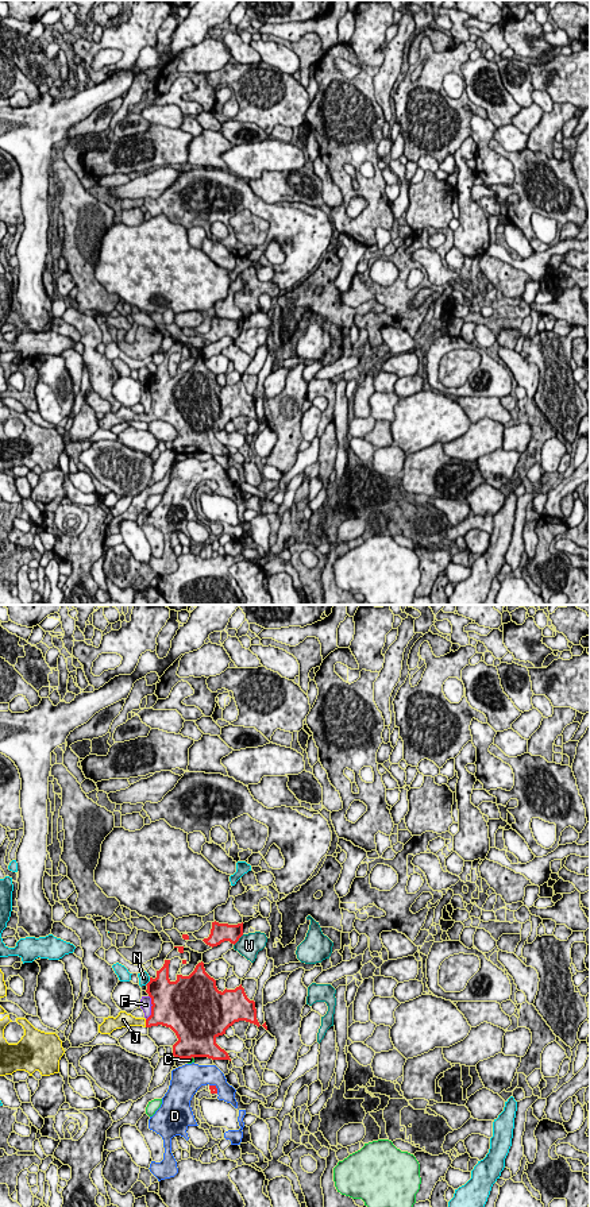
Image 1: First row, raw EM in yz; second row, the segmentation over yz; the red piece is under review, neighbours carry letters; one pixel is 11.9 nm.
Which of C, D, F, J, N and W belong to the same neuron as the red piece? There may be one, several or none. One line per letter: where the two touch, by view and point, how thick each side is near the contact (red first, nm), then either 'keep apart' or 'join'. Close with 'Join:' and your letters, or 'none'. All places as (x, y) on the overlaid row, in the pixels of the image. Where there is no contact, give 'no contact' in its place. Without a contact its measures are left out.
C: yz (189, 1057) | 440/60 nm | keep apart
D: yz (215, 1087) | 90/260 nm | keep apart
F: yz (151, 1007) | 480/130 nm | keep apart
J: yz (146, 1024) | 300/160 nm | join
N: yz (149, 982) | 360/130 nm | keep apart
W: yz (238, 940) | 220/280 nm | keep apart
Join: J

